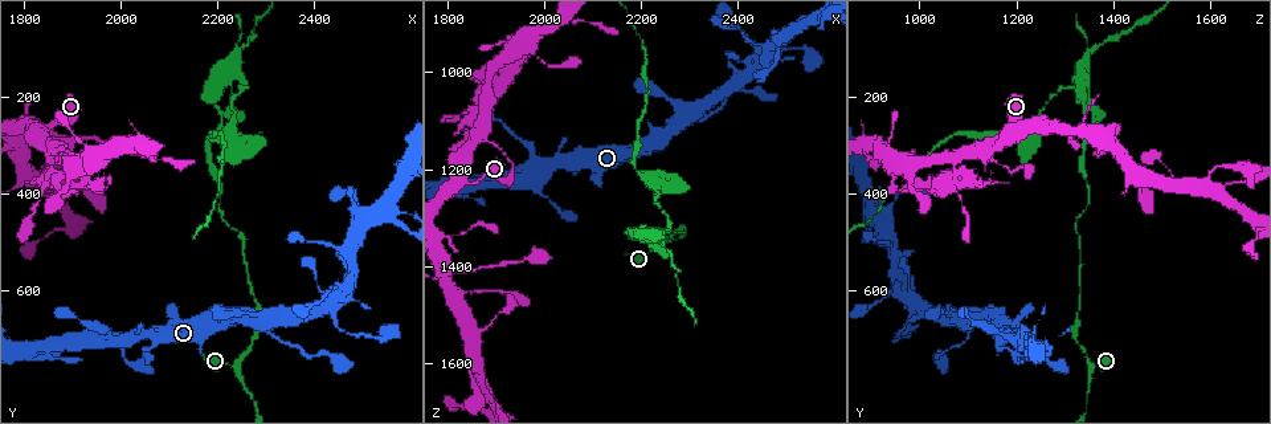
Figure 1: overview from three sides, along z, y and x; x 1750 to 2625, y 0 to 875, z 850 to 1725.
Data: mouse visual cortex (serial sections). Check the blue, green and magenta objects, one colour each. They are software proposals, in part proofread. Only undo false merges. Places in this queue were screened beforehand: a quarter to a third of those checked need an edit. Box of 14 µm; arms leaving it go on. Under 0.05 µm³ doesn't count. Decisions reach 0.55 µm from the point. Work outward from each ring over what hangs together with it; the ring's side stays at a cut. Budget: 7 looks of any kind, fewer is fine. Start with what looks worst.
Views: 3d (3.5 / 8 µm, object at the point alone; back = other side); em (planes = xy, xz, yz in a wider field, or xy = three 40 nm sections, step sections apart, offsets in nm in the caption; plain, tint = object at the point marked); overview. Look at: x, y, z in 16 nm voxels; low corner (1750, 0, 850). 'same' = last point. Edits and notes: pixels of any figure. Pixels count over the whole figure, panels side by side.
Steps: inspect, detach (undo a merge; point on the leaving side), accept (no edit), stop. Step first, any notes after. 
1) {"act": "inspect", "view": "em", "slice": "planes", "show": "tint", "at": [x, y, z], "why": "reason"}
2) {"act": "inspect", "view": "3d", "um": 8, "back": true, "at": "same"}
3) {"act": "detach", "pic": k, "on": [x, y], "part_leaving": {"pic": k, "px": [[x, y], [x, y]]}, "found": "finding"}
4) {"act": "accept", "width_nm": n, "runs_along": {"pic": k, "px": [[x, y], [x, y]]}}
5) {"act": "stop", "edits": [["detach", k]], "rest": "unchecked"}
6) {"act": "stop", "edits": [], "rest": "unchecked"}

{"act": "inspect", "view": "3d", "um": 8, "at": [1845, 380, 1075], "why": "arms part here"}

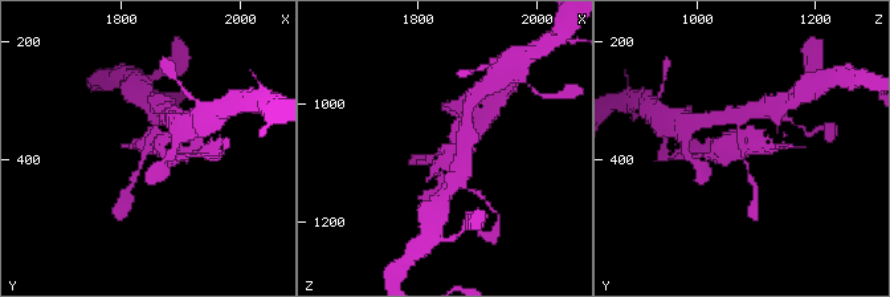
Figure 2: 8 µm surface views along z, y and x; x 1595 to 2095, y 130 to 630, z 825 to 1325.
{"act": "inspect", "view": "em", "slice": "xy", "step": 5, "show": "tint", "at": [1840, 385, 1080], "why": "shape alone is not enough"}

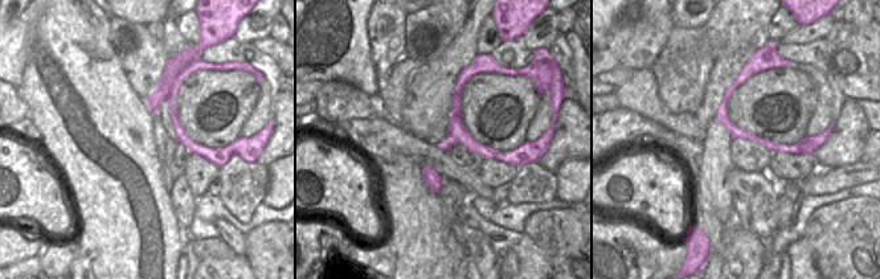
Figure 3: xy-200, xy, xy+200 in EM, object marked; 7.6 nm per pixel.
{"act": "accept", "runs_along": {"pic": 2, "px": [[166, 116], [152, 131], [131, 184]]}, "found": "one cell here"}

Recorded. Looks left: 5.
{"act": "inspect", "view": "3d", "um": 3.5, "at": [2215, 150, 1330], "why": "arms run side by side"}

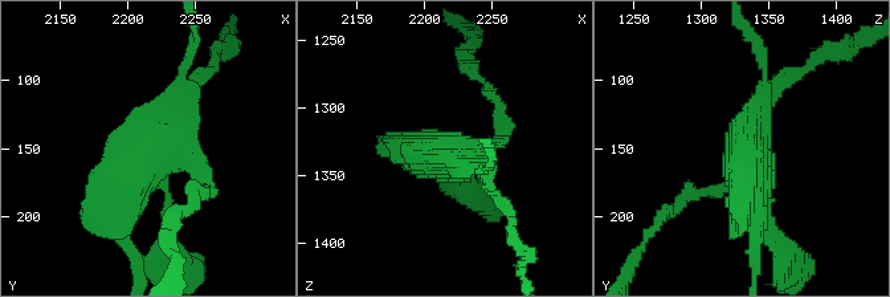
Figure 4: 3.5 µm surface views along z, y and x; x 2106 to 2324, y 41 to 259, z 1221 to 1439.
{"act": "inspect", "view": "em", "slice": "planes", "show": "tint", "at": [2220, 150, 1336], "arms": 4, "arm_widths_nm": [100, 150, 200, 400]}

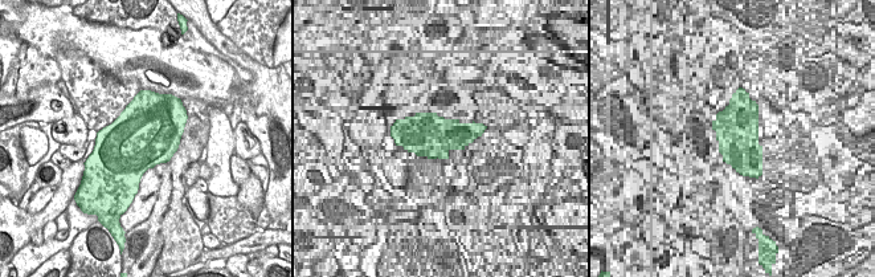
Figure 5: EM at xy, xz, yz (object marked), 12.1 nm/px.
{"act": "inspect", "view": "em", "slice": "xy", "step": 2, "show": "tint", "at": "same"}

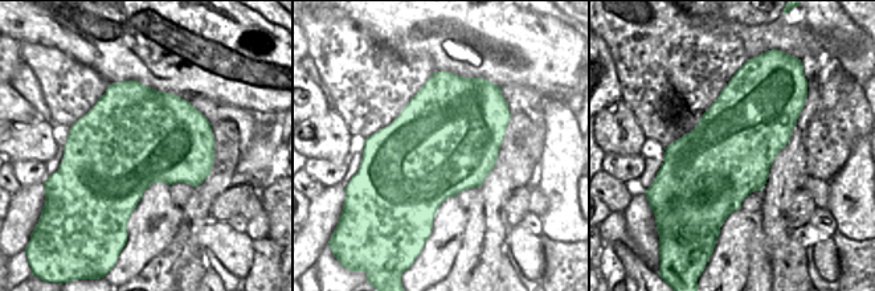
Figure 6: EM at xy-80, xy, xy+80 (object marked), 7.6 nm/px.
{"act": "detach", "pic": 4, "on": [199, 154], "part_leaving": {"pic": 4, "px": [[122, 219], [154, 146], [195, 162]]}, "found": "two cells meet here"}

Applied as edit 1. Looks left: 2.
{"act": "stop", "edits": [["detach", 4]], "rest": "unchecked"}

